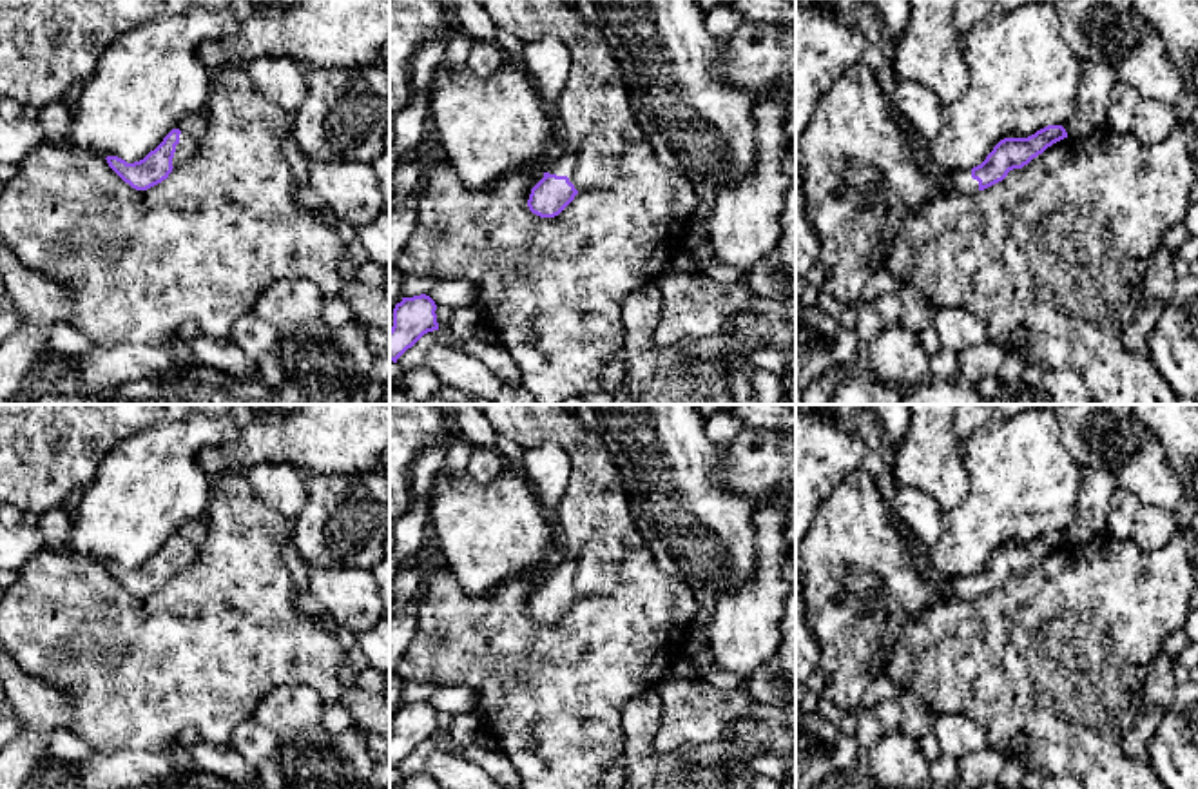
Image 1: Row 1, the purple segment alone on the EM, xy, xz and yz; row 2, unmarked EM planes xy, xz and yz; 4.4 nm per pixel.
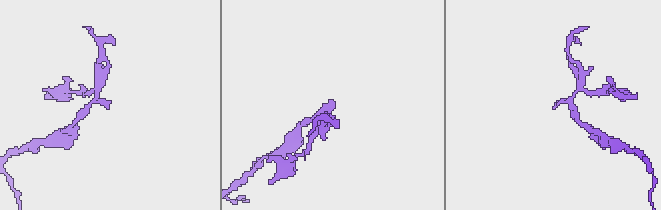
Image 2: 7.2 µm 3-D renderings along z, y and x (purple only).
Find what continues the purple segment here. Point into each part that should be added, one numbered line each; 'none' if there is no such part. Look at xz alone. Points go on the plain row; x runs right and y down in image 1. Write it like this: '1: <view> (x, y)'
1: xz (595, 514)

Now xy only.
1: xy (187, 554)

